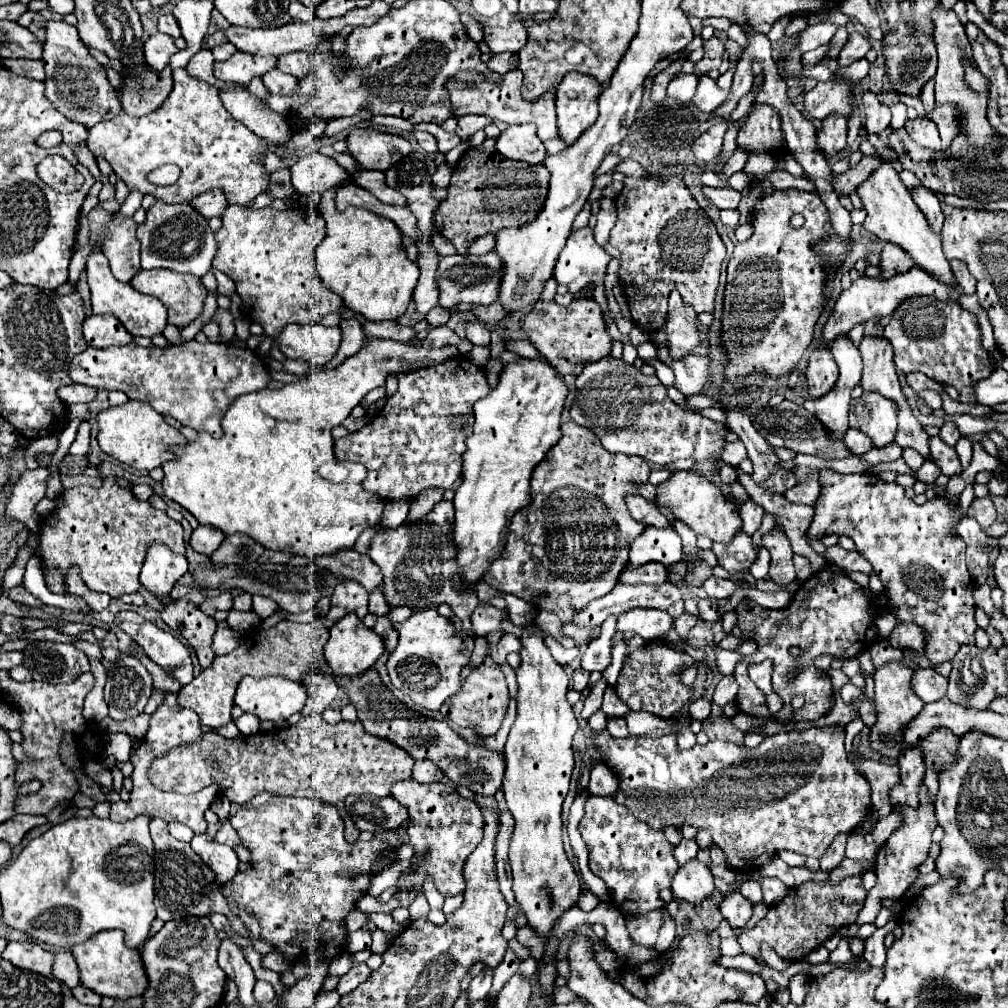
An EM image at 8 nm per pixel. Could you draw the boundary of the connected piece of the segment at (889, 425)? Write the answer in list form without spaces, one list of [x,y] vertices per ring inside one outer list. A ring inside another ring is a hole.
[[[865,392],[851,402],[849,428],[865,432],[875,448],[883,448],[895,438],[897,408],[893,408],[883,396],[877,396],[877,392]]]

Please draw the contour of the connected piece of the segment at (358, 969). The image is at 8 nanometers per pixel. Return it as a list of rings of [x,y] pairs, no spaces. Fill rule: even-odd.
[[[357,964],[353,966],[345,976],[341,976],[339,984],[337,984],[337,994],[339,996],[345,996],[349,992],[353,992],[361,982],[365,982],[365,978],[371,974],[371,970],[367,968],[367,964]]]

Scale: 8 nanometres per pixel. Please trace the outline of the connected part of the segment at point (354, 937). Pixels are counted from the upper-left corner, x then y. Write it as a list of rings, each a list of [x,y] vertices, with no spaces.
[[[359,930],[359,932],[353,932],[349,934],[349,952],[357,952],[357,950],[369,950],[371,946],[371,932],[365,932],[365,930]]]

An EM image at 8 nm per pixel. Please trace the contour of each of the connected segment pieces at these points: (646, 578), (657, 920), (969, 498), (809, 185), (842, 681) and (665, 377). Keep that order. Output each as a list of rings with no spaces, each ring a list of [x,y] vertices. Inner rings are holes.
[[[643,564],[637,568],[625,568],[621,572],[621,584],[663,584],[667,580],[667,568],[661,564]]]
[[[659,910],[659,912],[649,912],[649,914],[635,916],[633,920],[627,922],[627,930],[637,944],[653,946],[655,940],[657,940],[657,932],[659,932],[661,924],[663,924],[663,914]]]
[[[969,484],[965,490],[963,490],[963,494],[959,496],[959,510],[961,510],[961,514],[965,516],[967,514],[967,510],[969,510],[969,506],[971,506],[971,502],[975,500],[975,494],[973,494],[973,484]]]
[[[784,170],[773,171],[771,174],[768,174],[766,178],[771,180],[771,184],[773,184],[777,190],[797,188],[799,190],[815,192],[815,194],[817,194],[815,186],[810,180],[794,177]]]
[[[830,669],[827,674],[831,678],[834,692],[840,691],[845,684],[850,682],[850,679],[840,669]]]
[[[643,358],[643,364],[649,364],[657,370],[657,378],[665,384],[665,386],[671,386],[673,384],[673,372],[669,372],[669,368],[665,368],[659,360],[655,358]]]

